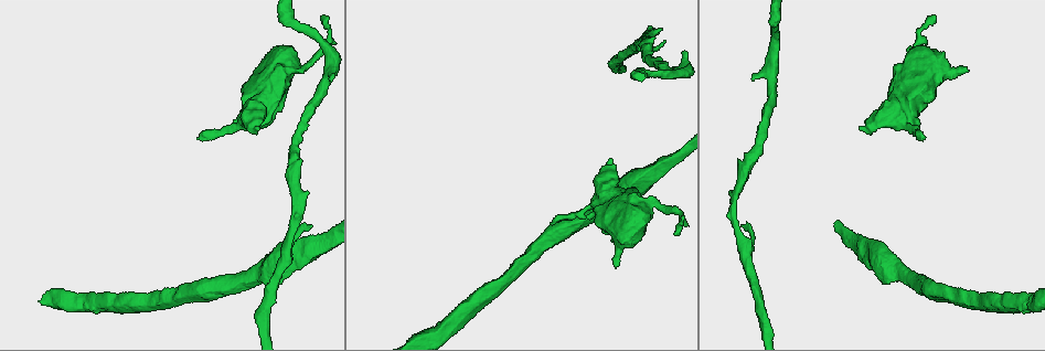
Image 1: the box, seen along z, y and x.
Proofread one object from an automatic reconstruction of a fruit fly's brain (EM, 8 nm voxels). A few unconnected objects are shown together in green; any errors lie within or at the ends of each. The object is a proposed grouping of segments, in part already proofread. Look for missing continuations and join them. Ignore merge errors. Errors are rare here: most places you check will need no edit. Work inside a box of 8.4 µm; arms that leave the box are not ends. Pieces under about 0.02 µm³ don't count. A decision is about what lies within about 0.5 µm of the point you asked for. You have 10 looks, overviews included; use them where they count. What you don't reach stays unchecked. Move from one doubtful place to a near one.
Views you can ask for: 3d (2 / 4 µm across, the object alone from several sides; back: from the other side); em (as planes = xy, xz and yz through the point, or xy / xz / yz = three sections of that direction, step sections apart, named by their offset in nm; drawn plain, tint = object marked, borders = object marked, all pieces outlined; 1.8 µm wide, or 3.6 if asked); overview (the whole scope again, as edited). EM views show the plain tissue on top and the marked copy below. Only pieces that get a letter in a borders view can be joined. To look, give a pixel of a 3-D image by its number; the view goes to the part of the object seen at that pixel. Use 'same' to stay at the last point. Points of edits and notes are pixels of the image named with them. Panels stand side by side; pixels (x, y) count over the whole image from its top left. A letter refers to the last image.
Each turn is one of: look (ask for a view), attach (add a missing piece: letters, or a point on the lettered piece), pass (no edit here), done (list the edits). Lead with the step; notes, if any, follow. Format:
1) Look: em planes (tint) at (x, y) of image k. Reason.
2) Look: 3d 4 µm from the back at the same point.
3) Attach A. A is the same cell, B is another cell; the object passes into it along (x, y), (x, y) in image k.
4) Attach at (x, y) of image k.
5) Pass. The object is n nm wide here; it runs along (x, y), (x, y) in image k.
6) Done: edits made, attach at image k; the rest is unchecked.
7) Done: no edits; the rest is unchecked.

Look: em xz step 4 (borders) at (551, 223) of image 1. An open end.

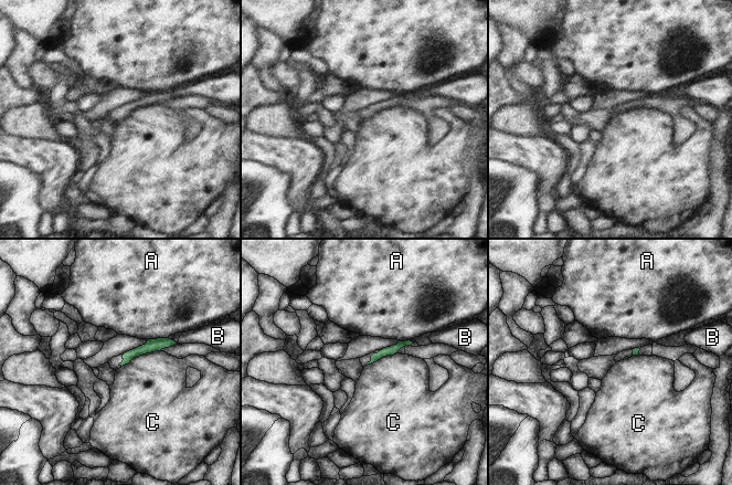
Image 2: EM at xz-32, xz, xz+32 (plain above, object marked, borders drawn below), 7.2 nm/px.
Pass. A, B and C are other cells; none of them fits.

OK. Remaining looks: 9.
Look: 3d 2 µm at (859, 128) of image 1. Free end.

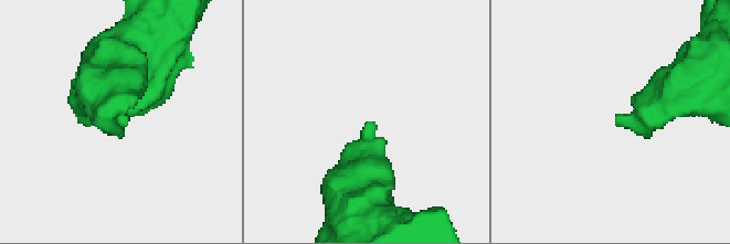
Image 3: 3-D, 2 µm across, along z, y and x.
Look: em planes (borders) at (371, 121) of image 3.

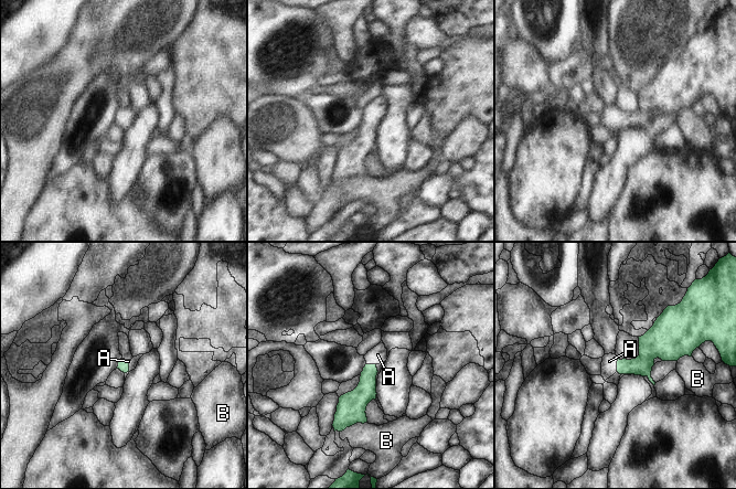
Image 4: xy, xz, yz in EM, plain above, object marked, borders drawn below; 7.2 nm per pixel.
Attach A. A is the same cell, B is another cell; the object passes into it along (642, 364), (617, 365), (609, 361) in image 4; the cell continues.

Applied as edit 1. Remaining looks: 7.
Look: em xz step 4 (borders) at (774, 20) of image 1. Sharp bend.

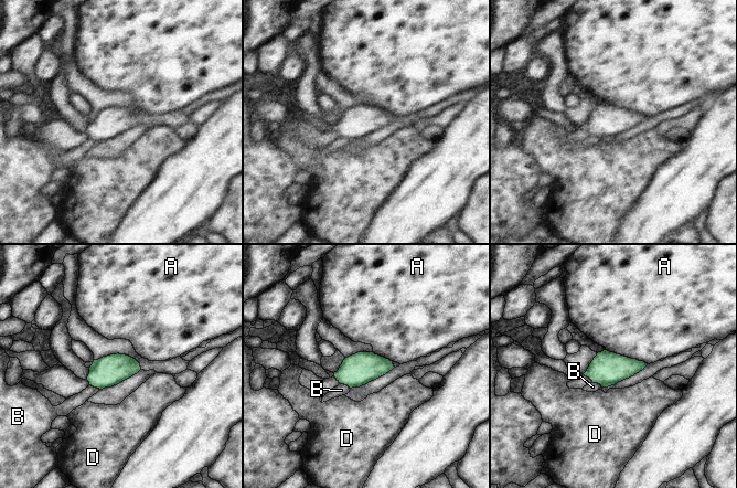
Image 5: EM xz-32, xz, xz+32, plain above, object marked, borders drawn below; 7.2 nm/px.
Look: em planes (borders) at the same point.

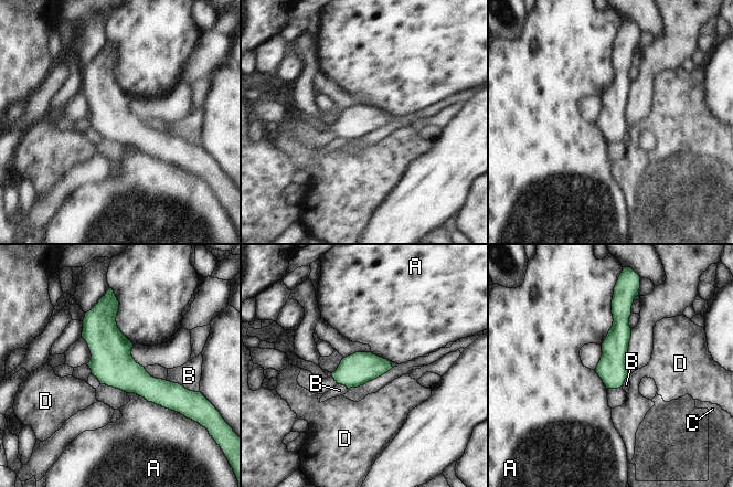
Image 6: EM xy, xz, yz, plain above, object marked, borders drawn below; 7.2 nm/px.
Pass. The object is 220 nm wide here; A, B, C and D are other cells; a border runs along (113, 292), (116, 325), (134, 343) in image 6; no lettered piece goes on from it.

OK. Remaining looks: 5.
Look: 3d 4 µm from the back at (675, 234) of image 1. End of a long branch.

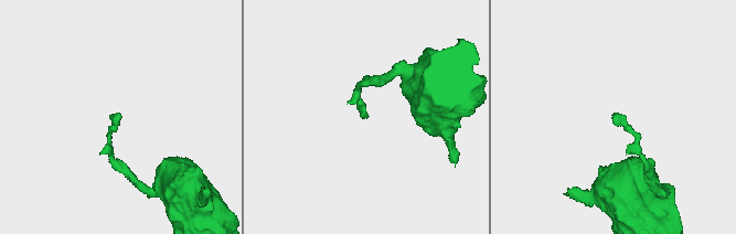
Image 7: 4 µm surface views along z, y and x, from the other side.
Look: em planes (borders) at (368, 115) of image 7. Now the EM.

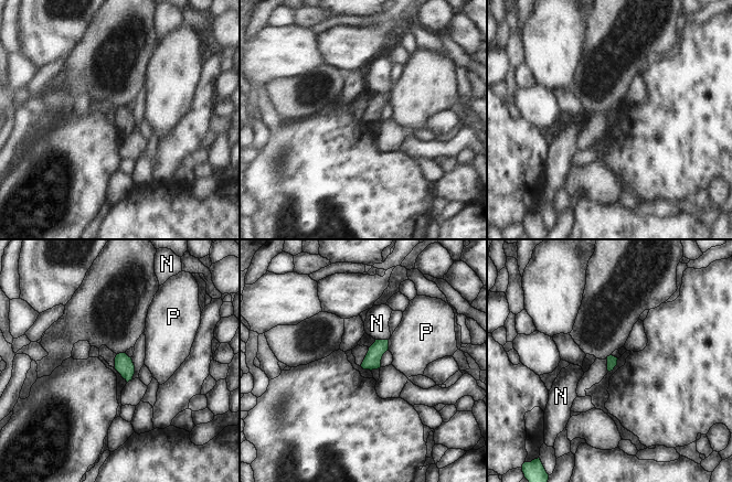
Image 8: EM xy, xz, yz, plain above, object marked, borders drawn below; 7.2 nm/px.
Pass. N and P are other cells; none of them fits.

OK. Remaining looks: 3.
Done: edits made, attach at image 4; the rest is unchecked.

